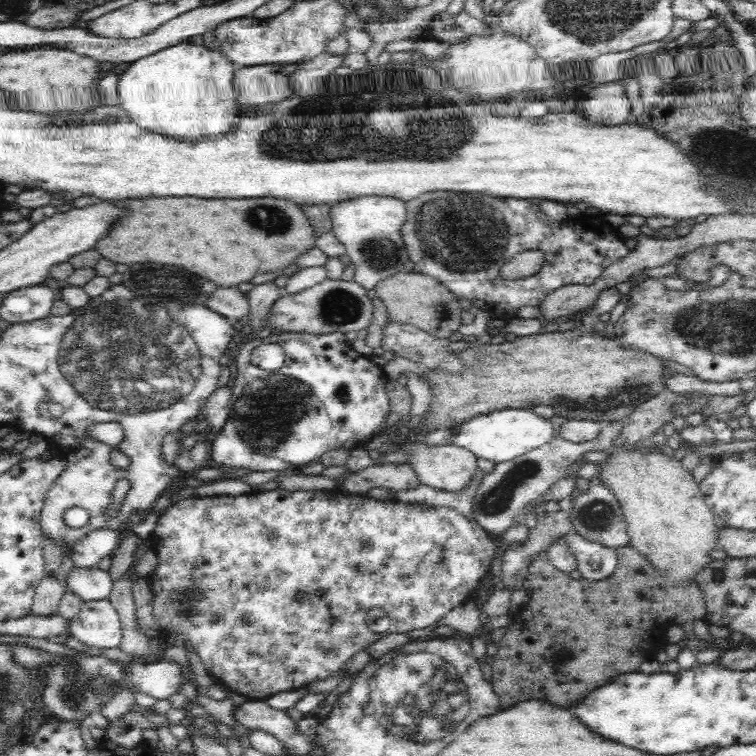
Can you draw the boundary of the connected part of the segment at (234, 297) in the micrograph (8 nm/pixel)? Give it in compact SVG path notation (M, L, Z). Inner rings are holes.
M236 286L216 288L212 294L208 294L204 305L225 316L231 323L248 315L250 310L248 299Z

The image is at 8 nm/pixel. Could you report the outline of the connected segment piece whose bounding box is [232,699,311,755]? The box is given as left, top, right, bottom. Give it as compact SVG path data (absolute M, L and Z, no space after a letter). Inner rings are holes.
M249 699L234 707L232 718L247 729L266 731L280 740L293 754L308 755L311 739L294 730L294 723L284 710L271 708L265 701Z

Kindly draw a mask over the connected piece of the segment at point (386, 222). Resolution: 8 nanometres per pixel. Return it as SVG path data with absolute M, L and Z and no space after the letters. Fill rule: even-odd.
M369 196L347 200L329 208L332 235L344 246L355 266L355 280L365 290L373 289L378 281L404 271L404 261L409 258L402 239L405 225L405 202L398 198Z

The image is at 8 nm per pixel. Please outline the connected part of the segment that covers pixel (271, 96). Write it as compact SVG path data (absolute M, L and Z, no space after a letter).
M270 64L246 66L235 70L233 84L236 100L242 106L261 105L289 98L288 76L292 76L297 64Z

